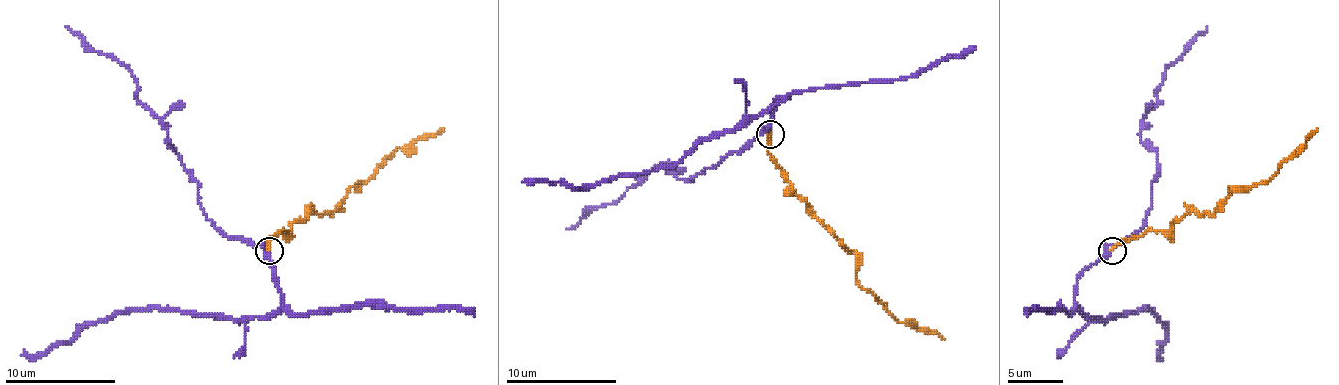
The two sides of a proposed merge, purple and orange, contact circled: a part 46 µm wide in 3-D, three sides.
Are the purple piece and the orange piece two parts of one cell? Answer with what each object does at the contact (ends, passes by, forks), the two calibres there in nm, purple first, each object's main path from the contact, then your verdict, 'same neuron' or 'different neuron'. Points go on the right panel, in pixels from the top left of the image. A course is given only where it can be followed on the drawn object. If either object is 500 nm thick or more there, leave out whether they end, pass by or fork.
purple passes by; orange ends; calibres 160 and 140 nm; course purple (1110, 253), (1088, 266), (1077, 280), (1074, 302), (1099, 319), (1148, 308), (1162, 322), (1159, 355); course orange (1113, 250), (1148, 230), (1168, 230), (1193, 211), (1212, 214), (1231, 186), (1251, 189), (1264, 184), (1317, 128); same neuron

